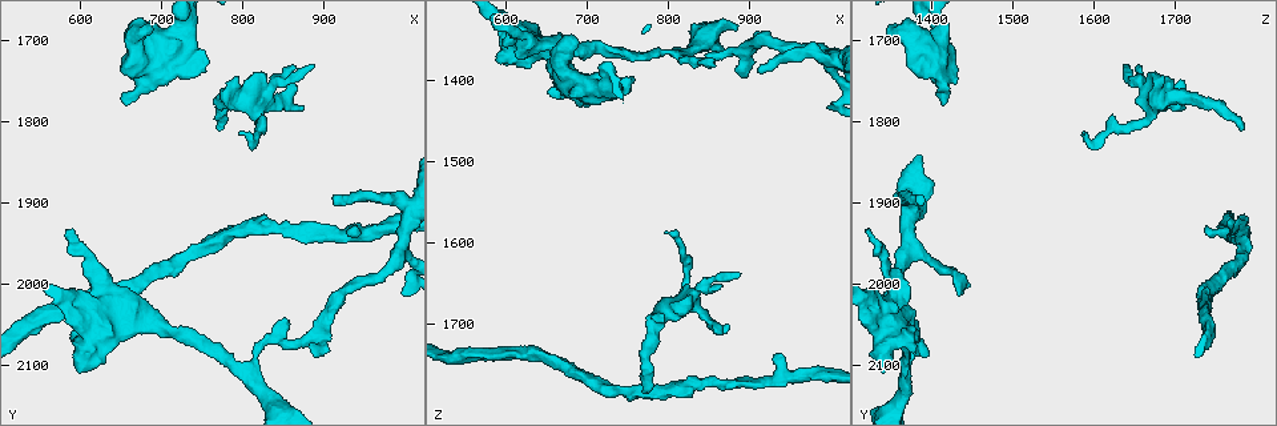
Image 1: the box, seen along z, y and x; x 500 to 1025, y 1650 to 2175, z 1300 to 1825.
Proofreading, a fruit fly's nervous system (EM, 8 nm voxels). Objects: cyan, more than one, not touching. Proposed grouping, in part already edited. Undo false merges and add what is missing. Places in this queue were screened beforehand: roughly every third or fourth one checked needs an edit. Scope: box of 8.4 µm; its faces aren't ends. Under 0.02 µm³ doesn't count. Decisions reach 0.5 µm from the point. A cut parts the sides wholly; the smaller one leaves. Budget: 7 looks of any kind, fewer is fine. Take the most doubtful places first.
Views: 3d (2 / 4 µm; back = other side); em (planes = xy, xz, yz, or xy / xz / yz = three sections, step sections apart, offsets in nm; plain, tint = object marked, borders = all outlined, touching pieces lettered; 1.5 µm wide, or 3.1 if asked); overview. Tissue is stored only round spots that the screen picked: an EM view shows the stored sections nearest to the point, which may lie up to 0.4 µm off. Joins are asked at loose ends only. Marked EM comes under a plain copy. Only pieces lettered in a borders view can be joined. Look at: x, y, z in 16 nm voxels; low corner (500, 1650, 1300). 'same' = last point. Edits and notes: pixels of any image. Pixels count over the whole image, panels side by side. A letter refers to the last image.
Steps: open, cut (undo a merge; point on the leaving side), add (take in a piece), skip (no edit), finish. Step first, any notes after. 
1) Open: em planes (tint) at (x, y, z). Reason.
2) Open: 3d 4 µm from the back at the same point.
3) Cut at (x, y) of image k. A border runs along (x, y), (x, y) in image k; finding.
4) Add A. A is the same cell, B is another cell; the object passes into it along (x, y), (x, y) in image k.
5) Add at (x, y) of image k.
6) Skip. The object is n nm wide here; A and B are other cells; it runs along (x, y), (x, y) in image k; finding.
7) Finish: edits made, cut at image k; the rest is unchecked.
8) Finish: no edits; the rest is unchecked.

Open: em planes (tint) at (795, 1815, 1585).

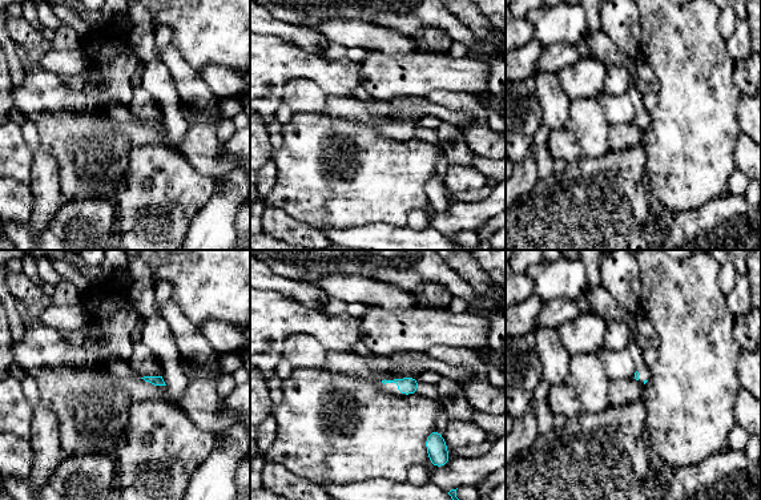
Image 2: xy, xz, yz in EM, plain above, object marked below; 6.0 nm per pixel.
Open: em planes (borders) at the same point.

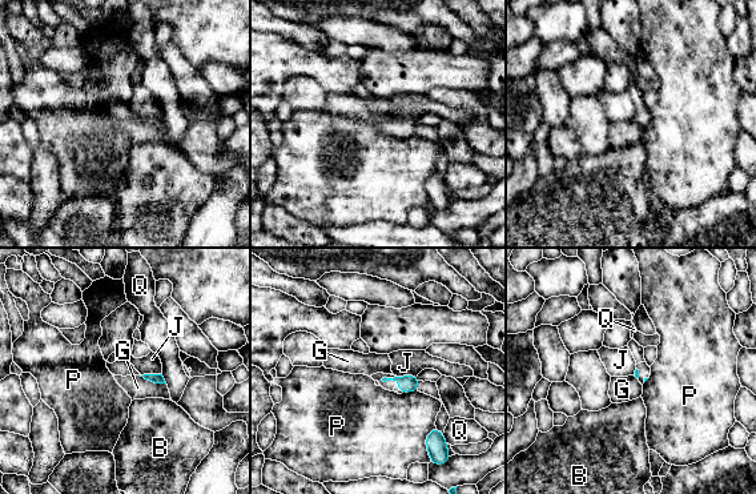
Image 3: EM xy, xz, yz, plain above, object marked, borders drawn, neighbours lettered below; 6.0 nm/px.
Skip. B, G, J, P and Q are other cells; a border runs along (140, 376), (165, 384) in image 3; no lettered piece goes on from it.

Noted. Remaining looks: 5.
Open: 3d 4 µm at (770, 1810, 1780).

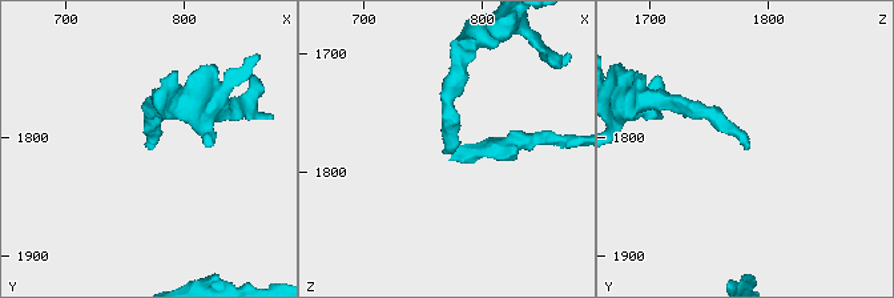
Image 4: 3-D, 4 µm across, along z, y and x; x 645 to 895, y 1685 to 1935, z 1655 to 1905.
Open: em planes (borders) at (770, 1810, 1780).

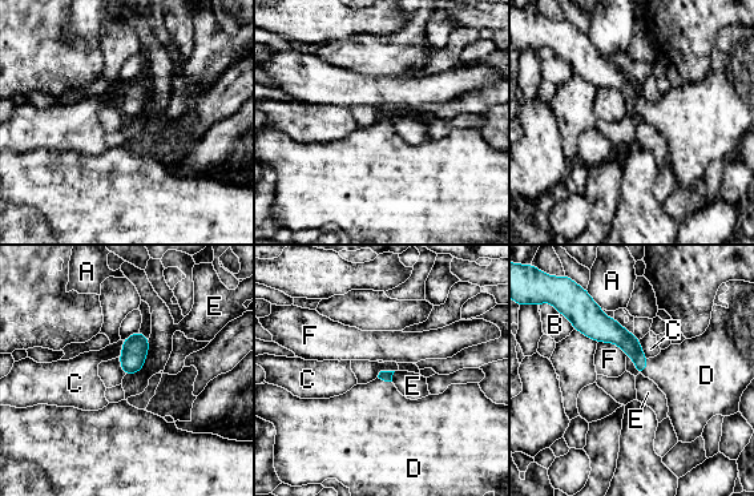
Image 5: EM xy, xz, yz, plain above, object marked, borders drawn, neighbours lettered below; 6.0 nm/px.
Add D. The longest contact is with E, 260 nm; D is the same cell, A, B, C, E and F are other cells; the cell continues.

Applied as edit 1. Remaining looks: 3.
Open: overview.

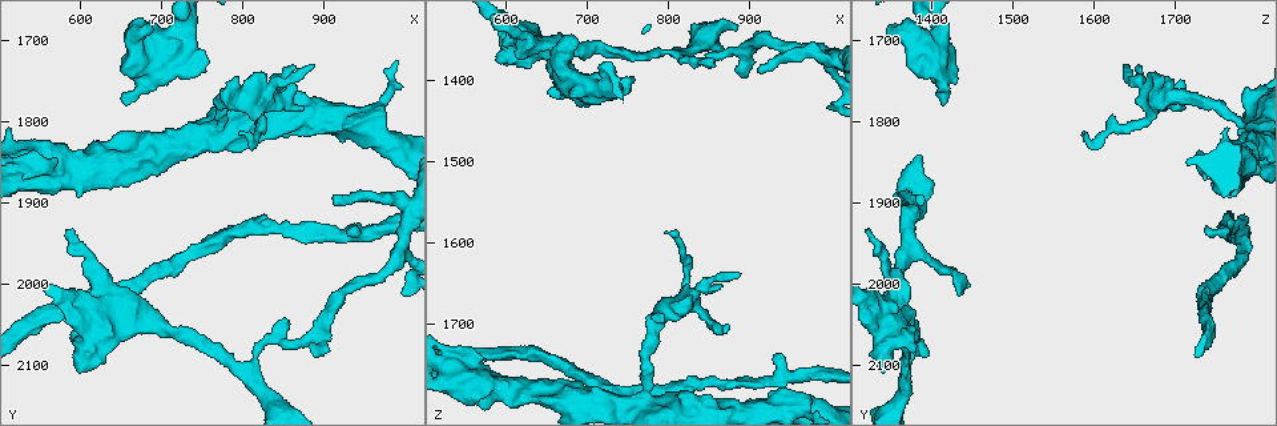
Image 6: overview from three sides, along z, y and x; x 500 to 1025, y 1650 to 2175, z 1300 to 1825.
Open: em yz step 4 (tint) at (650, 1770, 1420). Branch stops here.

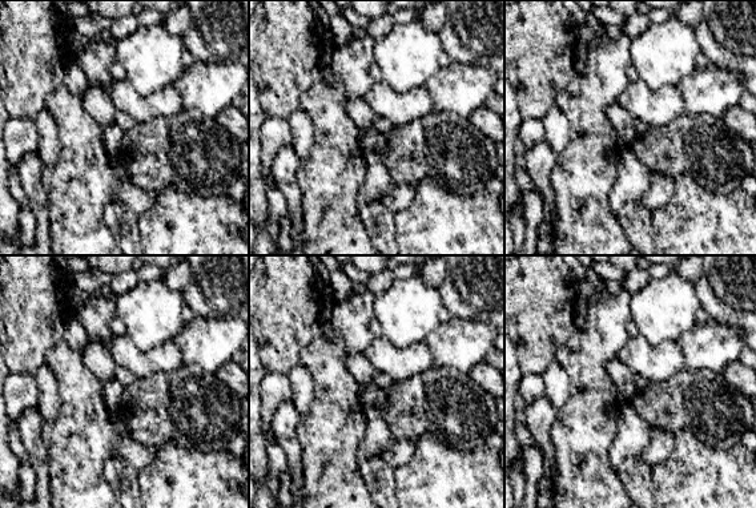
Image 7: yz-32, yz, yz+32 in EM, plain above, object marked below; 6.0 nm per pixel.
Open: em planes (borders) at the same point.

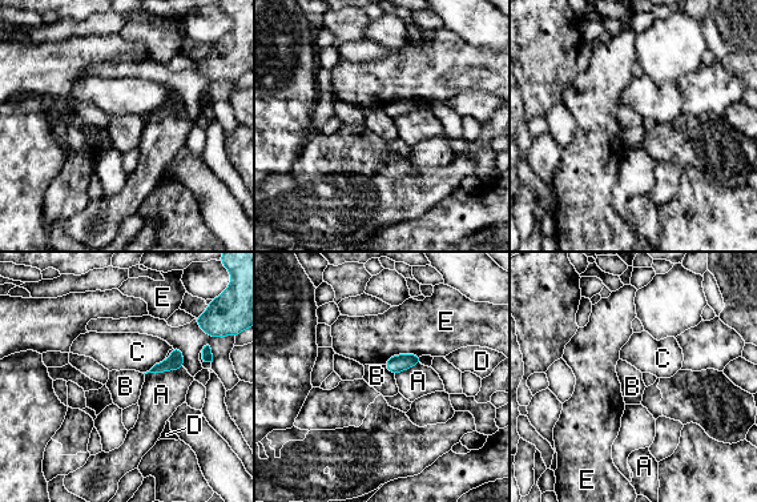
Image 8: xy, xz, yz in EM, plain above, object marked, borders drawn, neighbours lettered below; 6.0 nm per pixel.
Skip. A, B, C, D and E are other cells; a border runs along (383, 364), (394, 376) in image 8; no lettered piece goes on from it.

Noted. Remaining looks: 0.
Finish: edits made, add at image 5; the rest is unchecked.

